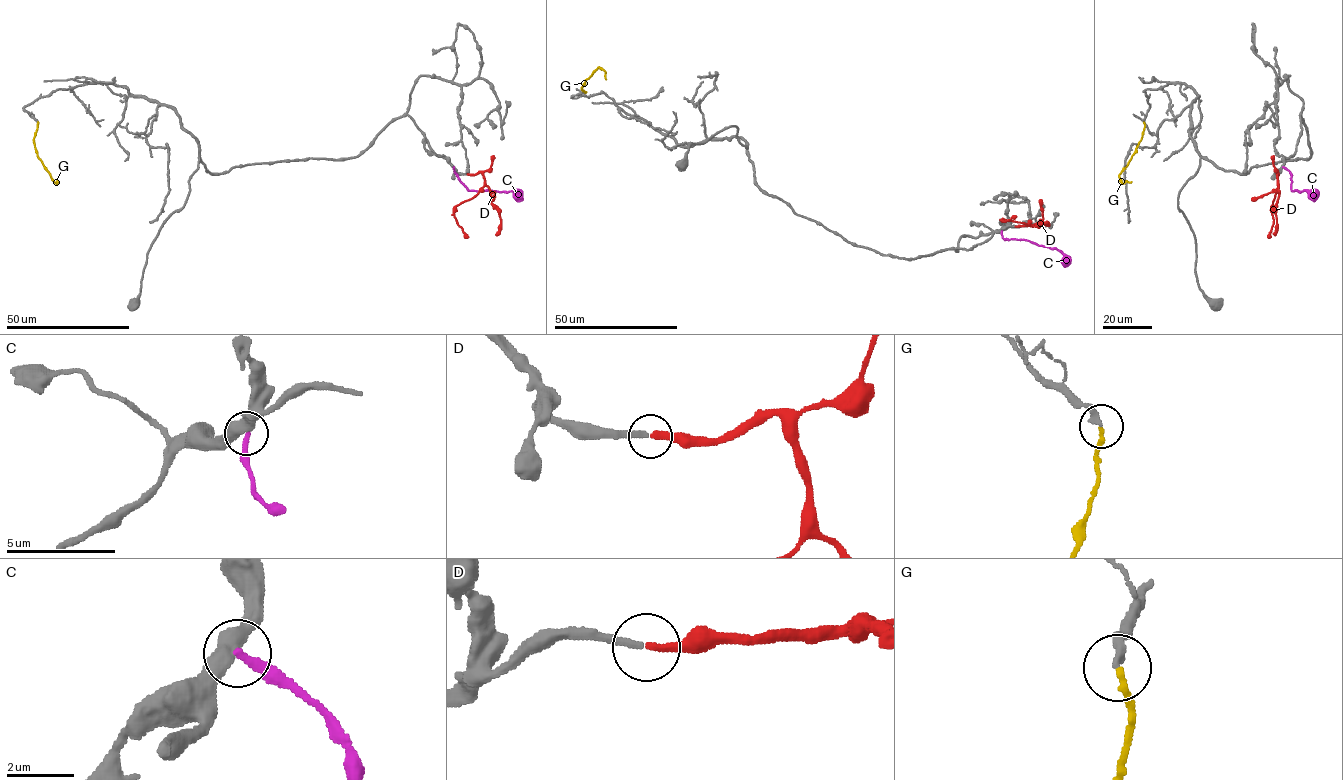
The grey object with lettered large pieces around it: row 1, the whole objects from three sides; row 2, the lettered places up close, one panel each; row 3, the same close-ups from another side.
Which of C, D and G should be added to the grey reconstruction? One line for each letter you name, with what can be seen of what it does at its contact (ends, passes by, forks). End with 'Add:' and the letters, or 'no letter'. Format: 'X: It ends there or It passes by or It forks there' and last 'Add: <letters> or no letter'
D: It ends there
Add: D

